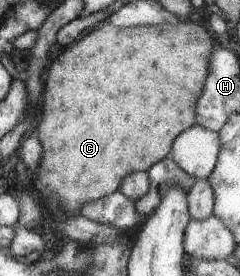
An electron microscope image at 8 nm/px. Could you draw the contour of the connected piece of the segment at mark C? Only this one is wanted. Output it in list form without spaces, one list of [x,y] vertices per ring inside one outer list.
[[[188,19],[179,20],[174,24],[161,24],[161,26],[141,25],[129,28],[117,28],[106,23],[102,27],[92,28],[83,37],[78,36],[75,42],[73,41],[64,47],[64,51],[61,51],[48,66],[49,71],[41,93],[43,104],[40,116],[37,116],[38,121],[35,128],[41,147],[41,160],[37,164],[35,174],[30,177],[32,178],[31,184],[37,190],[39,210],[47,212],[47,218],[51,218],[55,224],[65,222],[67,218],[74,216],[85,202],[103,198],[118,190],[122,178],[125,178],[128,174],[135,171],[146,171],[152,164],[169,156],[173,139],[186,128],[195,125],[195,102],[203,92],[203,83],[207,74],[207,60],[209,60],[209,56],[211,56],[215,47],[215,41],[205,28]]]

